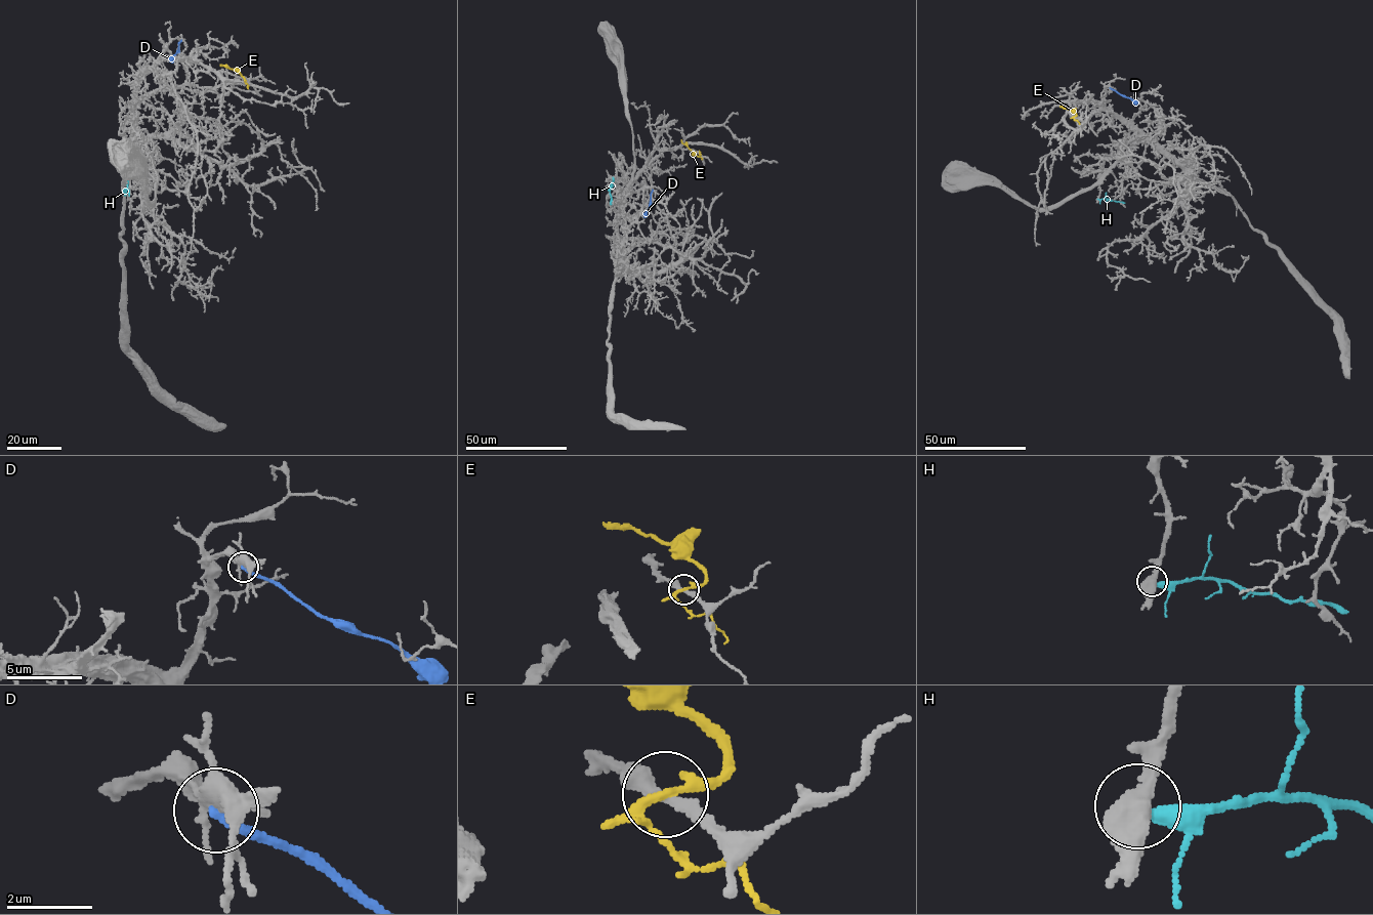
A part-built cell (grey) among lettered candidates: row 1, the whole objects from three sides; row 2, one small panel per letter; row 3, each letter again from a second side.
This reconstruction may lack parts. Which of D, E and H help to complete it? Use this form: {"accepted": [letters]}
{"accepted": []}

